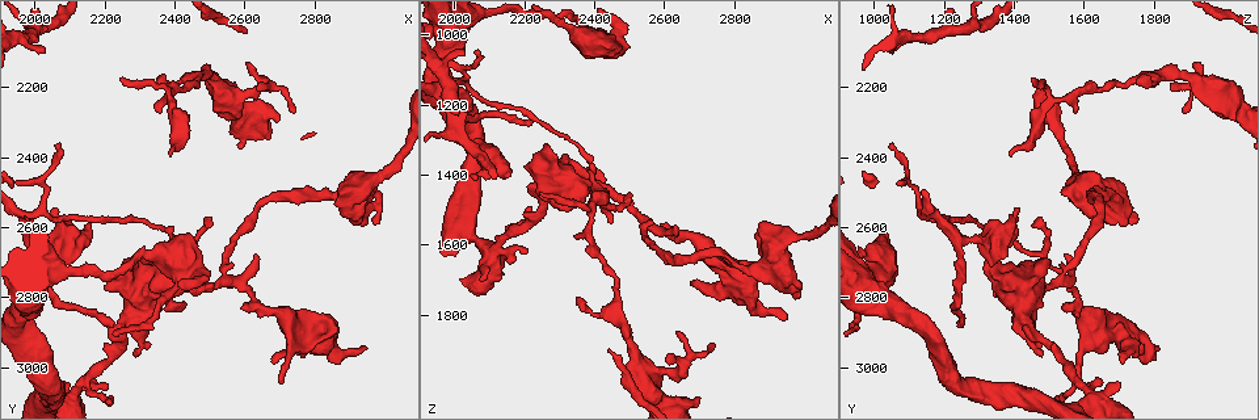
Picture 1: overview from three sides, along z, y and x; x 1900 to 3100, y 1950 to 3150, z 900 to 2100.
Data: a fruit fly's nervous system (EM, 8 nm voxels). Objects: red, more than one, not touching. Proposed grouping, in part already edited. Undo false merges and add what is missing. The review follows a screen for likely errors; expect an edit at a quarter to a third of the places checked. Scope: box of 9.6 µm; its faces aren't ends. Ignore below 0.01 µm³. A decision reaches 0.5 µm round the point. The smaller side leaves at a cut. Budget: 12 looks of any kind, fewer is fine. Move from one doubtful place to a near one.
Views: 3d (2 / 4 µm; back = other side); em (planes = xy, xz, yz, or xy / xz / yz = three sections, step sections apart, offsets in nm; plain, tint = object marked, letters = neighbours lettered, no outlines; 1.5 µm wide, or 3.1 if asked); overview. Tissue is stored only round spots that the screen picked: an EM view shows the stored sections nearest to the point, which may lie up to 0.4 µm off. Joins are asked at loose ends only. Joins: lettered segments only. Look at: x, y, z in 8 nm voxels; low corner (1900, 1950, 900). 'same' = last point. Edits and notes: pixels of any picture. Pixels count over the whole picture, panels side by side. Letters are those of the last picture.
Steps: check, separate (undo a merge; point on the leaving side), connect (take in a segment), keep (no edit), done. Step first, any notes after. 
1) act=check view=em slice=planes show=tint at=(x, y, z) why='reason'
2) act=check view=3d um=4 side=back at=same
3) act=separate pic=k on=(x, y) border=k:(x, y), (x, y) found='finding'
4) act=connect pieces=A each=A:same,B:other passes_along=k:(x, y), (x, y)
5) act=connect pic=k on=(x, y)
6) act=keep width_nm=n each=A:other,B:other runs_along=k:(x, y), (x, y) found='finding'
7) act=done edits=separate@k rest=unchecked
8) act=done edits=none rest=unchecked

act=check view=em slice=xy step=8 show=letters at=(2950, 2950, 1810) why='branch stops here'

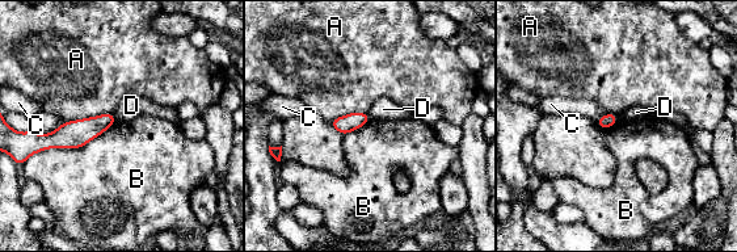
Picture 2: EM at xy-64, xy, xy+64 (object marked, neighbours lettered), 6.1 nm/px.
act=keep longest_contact=B:550nm each=A:other,B:other,C:other,D:other found='none of them fits'

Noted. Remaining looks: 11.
act=check view=em slice=planes show=letters at=(2540, 2750, 1520) why='four or more arms meet'

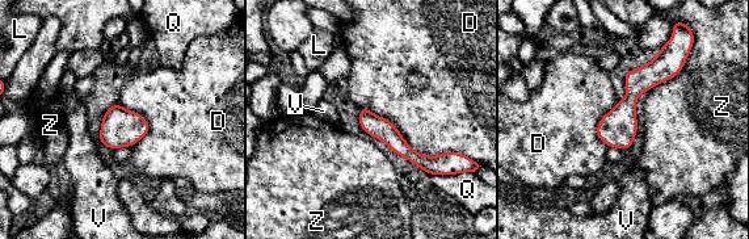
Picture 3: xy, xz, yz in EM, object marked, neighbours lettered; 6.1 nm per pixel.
act=keep each=D:other,L:other,Q:other,V:other,Z:other runs_along=3:(362, 110), (405, 151), (425, 159) found='all the same neuron'

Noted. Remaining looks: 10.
act=check view=em slice=xy step=8 show=letters at=(2230, 2870, 1240) why='end of a long branch'

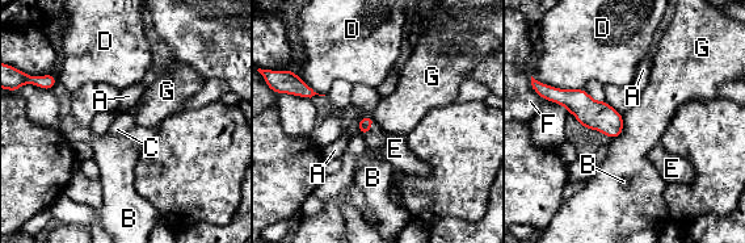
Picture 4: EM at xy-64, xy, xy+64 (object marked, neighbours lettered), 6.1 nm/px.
act=check view=em slice=planes show=letters at=same

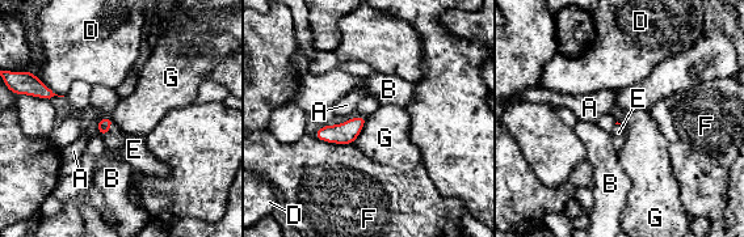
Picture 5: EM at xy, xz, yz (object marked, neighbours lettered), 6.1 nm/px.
act=connect pieces=E each=A:other,B:other,D:other,E:same,F:other,G:other passes_along=5:(104, 123), (108, 130), (134, 151) found='it goes on there'

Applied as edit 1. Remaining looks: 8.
act=check view=3d um=4 at=(2070, 2540, 1410) why='branch stops here'

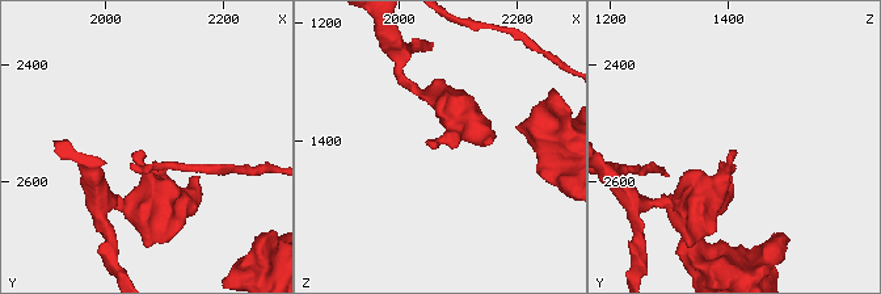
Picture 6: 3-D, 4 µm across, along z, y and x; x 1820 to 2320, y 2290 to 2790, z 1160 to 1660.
act=check view=em slice=xz step=4 show=tint at=(2065, 2545, 1405) why='shape alone is not enough'

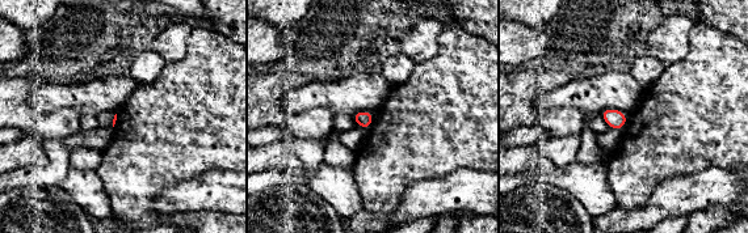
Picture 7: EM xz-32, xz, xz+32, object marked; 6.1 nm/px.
act=check view=em slice=xz step=4 show=letters at=same

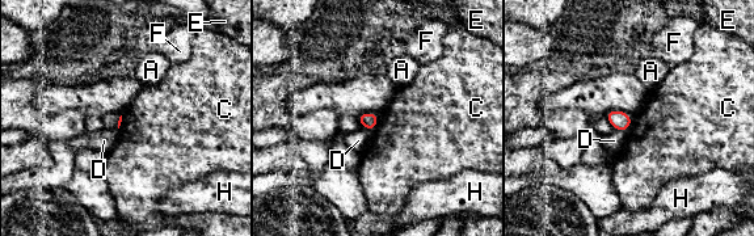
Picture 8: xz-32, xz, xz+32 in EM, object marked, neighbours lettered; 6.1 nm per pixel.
act=keep each=A:other,C:other,D:other,E:other,F:other,H:other border=8:(378, 114), (378, 122), (373, 130) found='no lettered segment goes on from it'

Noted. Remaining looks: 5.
act=check view=em slice=planes show=letters at=(2000, 2020, 1280) why='three arms meet'

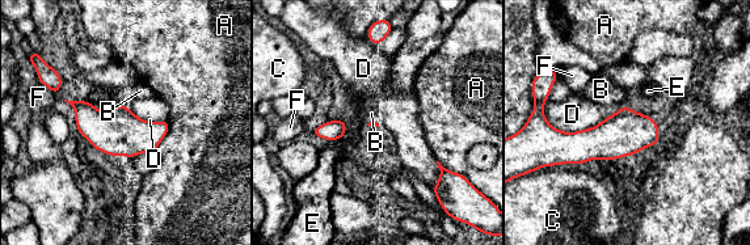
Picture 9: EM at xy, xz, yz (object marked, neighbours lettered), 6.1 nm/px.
act=keep each=A:other,B:other,C:other,D:other,E:other,F:other border=9:(543, 112), (564, 131), (607, 117) found='one neuron here'

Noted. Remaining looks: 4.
act=done edits=connect@5 rest=unchecked

